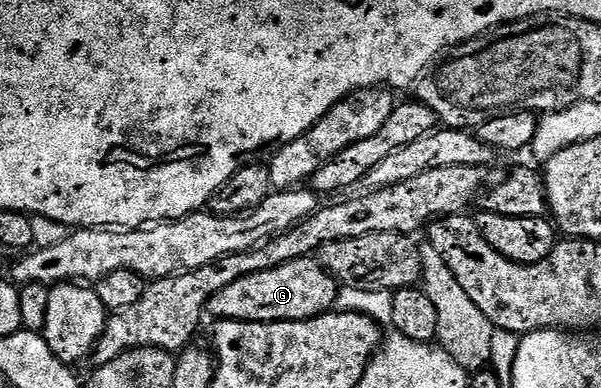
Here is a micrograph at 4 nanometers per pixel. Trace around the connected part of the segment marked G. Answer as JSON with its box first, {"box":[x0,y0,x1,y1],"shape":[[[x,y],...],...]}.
{"box":[207,257,338,322],"shape":[[[315,257],[295,258],[278,268],[254,272],[226,284],[210,301],[207,313],[225,322],[301,322],[329,313],[338,302],[338,283]]]}

